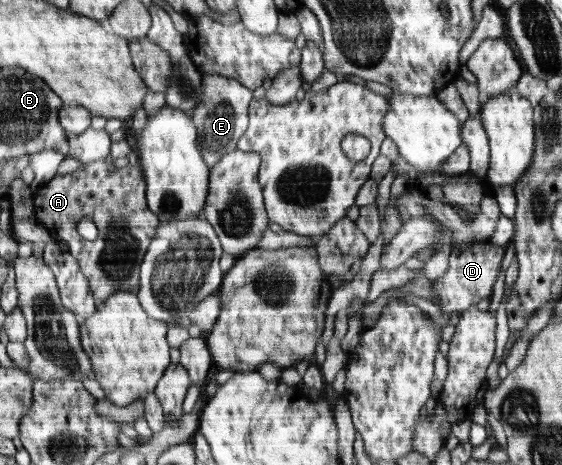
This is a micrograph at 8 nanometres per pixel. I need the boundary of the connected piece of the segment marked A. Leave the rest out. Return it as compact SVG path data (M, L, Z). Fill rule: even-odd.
M104 160L92 162L77 172L55 177L46 185L39 187L35 190L33 203L35 208L33 221L44 226L55 238L69 247L69 253L76 258L81 271L88 279L97 307L104 307L105 302L116 292L137 294L140 290L141 264L144 262L149 245L157 235L158 228L163 223L162 219L149 209L147 182L141 166L128 165L126 168L110 169ZM82 218L92 220L98 227L99 236L94 242L78 234L77 224Z

